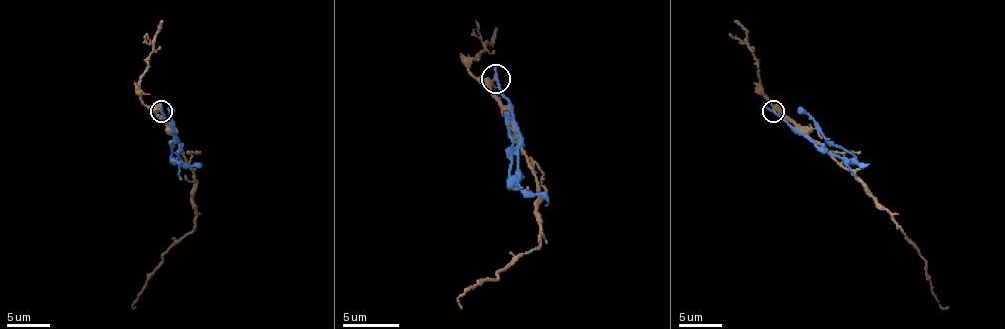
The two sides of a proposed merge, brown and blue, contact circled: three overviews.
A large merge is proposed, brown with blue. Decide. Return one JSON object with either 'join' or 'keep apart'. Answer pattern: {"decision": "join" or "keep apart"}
{"decision": "keep apart"}

